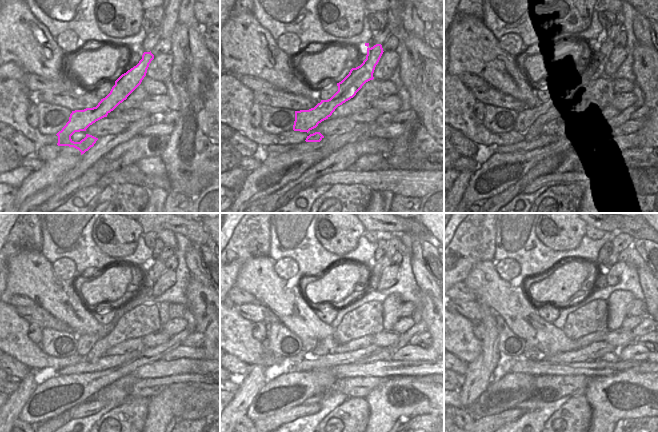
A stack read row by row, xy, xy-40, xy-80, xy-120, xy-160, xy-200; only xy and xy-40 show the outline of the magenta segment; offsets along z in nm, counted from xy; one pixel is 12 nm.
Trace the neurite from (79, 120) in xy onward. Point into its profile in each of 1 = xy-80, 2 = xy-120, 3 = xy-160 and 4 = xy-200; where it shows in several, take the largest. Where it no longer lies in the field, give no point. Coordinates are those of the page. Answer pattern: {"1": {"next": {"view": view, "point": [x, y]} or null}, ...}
{"1": {"next": {"view": "xy-80", "point": [593, 69]}}, "2": {"next": {"view": "xy-120", "point": [156, 268]}}, "3": {"next": {"view": "xy-160", "point": [375, 270]}}, "4": {"next": {"view": "xy-200", "point": [601, 267]}}}

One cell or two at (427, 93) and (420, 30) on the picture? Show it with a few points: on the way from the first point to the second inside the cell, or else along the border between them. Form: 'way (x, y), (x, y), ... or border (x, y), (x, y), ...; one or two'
border (407, 33), (412, 33), (423, 40); two

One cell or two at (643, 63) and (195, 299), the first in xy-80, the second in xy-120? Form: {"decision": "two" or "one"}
{"decision": "one"}

